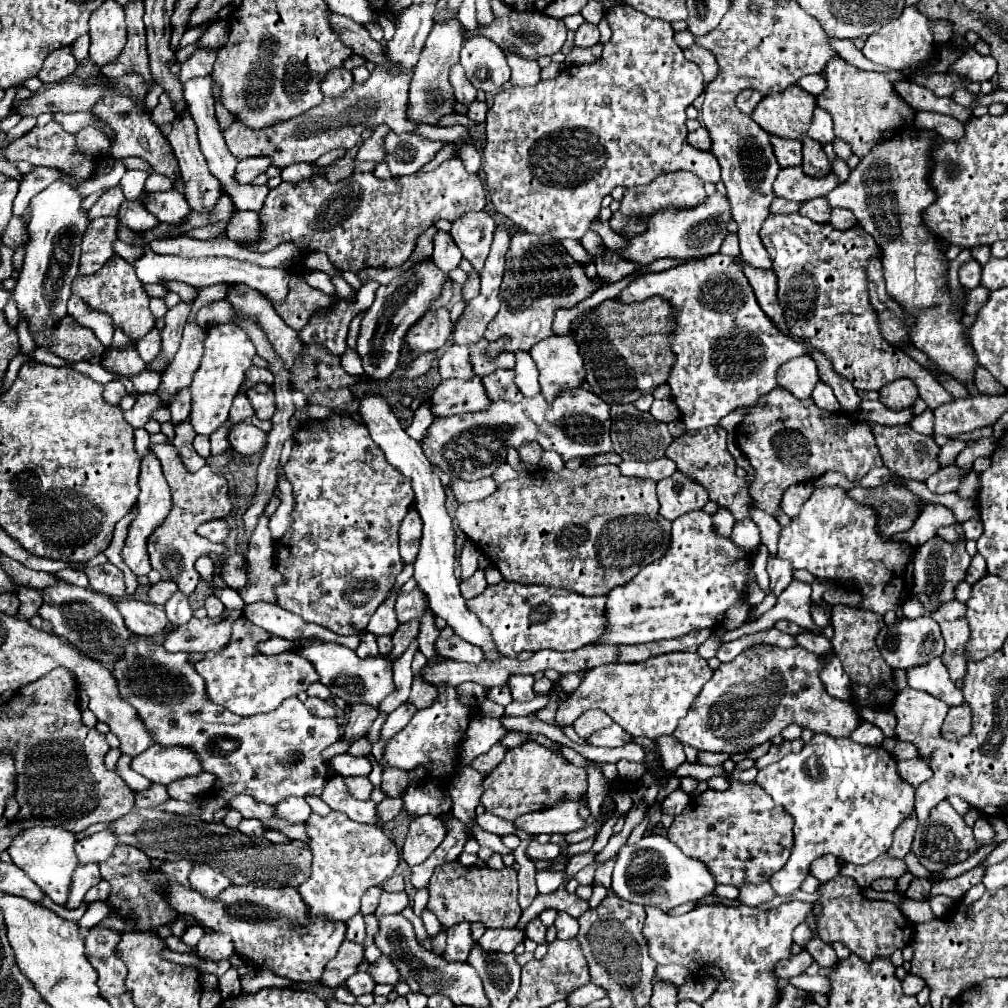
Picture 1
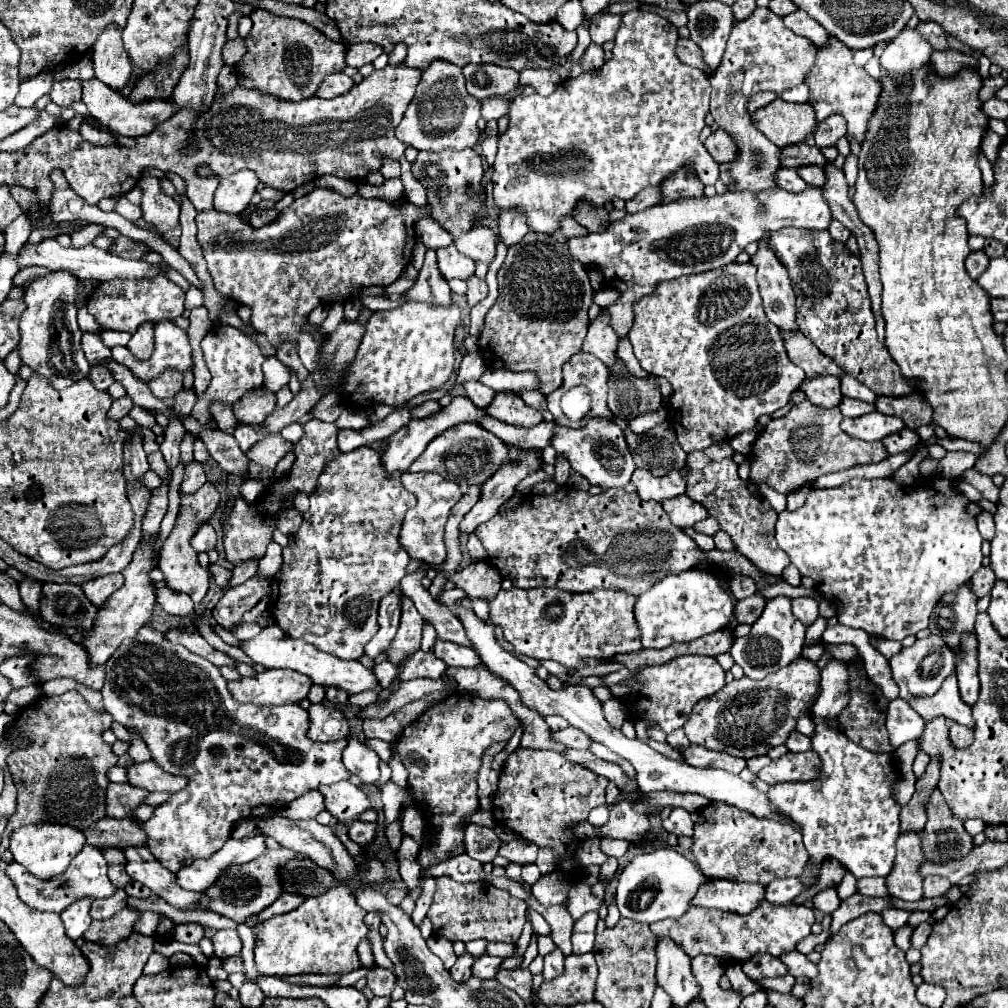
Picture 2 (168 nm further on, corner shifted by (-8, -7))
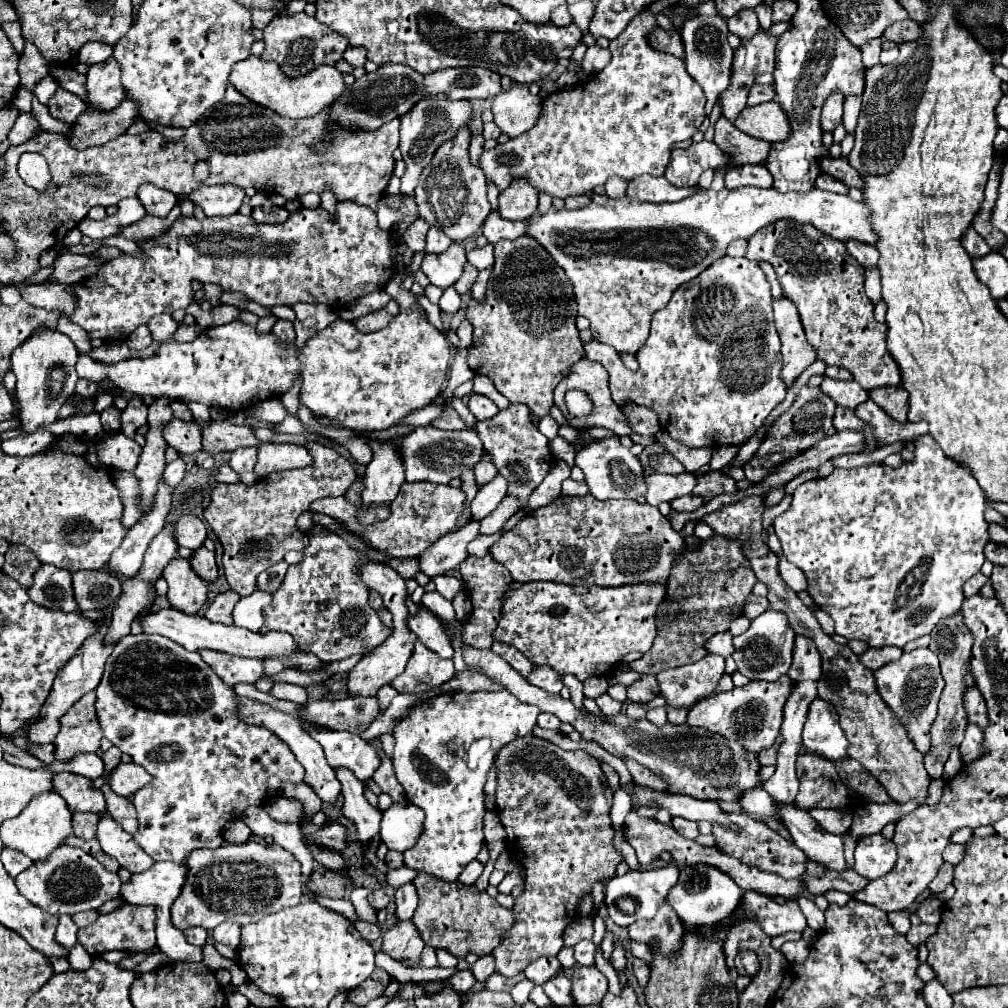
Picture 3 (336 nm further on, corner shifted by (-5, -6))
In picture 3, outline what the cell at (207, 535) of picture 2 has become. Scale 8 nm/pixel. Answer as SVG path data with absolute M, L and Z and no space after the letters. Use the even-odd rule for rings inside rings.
M183 515L175 523L175 541L179 547L189 547L189 549L199 549L207 537L205 523L193 515Z

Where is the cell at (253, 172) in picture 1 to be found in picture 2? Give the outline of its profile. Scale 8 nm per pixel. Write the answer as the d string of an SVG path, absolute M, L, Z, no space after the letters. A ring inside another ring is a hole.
M250 170L236 172L224 180L214 192L214 210L224 214L240 214L248 206L258 186L258 178Z

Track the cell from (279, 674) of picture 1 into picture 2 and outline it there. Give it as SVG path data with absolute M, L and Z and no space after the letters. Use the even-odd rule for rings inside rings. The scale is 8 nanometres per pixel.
M266 670L256 678L230 682L236 700L254 704L296 704L306 698L312 680L290 670Z

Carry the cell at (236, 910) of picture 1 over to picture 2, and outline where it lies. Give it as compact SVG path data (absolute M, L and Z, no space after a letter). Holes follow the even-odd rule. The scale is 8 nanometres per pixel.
M126 846L124 850L126 858L126 872L132 880L142 882L148 886L156 896L164 898L168 904L180 908L180 910L194 910L196 900L202 902L202 906L208 902L204 894L198 892L186 892L174 884L174 874L166 872L154 856L150 856L150 850L146 846Z

